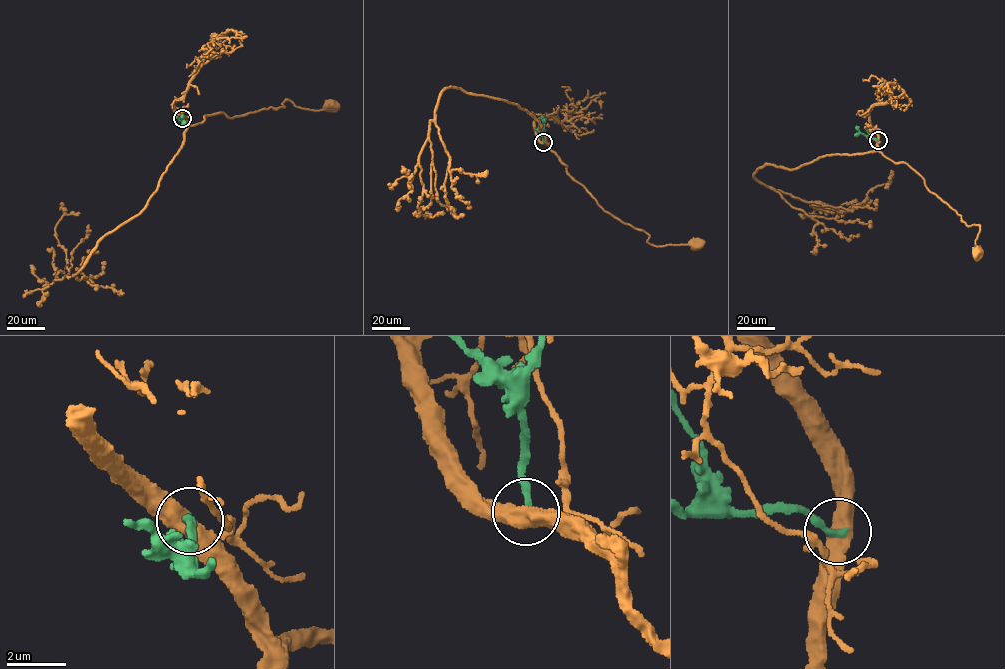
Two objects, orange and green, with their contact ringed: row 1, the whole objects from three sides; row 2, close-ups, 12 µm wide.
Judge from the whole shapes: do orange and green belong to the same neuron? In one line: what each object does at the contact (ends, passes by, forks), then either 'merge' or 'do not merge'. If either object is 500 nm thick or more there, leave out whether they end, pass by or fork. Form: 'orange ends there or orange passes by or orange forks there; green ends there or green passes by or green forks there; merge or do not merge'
do not merge

